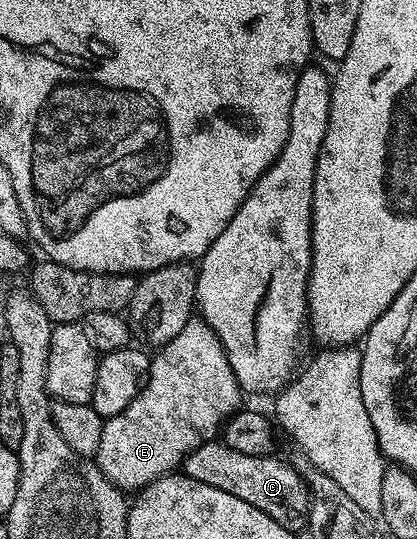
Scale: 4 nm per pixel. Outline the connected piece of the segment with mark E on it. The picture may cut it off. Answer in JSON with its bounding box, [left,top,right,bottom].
[96,317,240,493]

